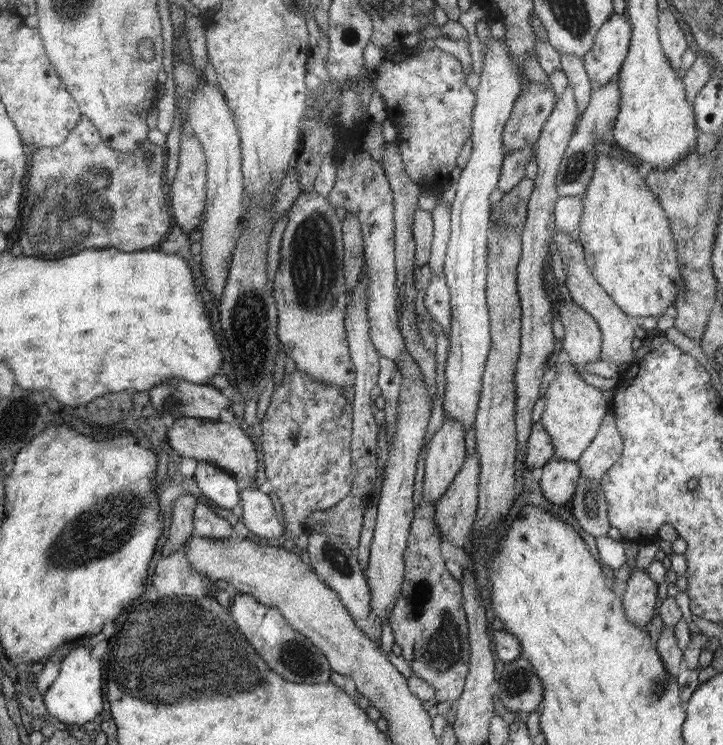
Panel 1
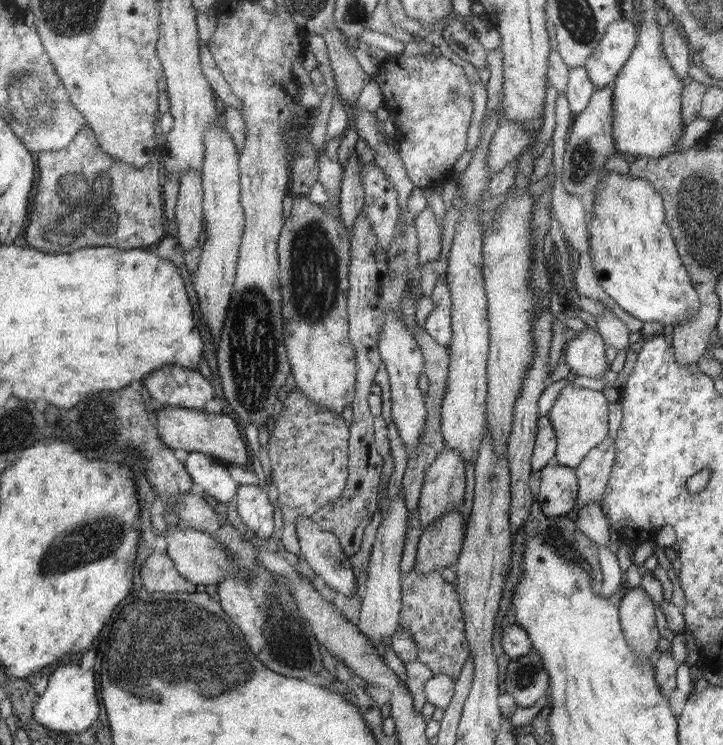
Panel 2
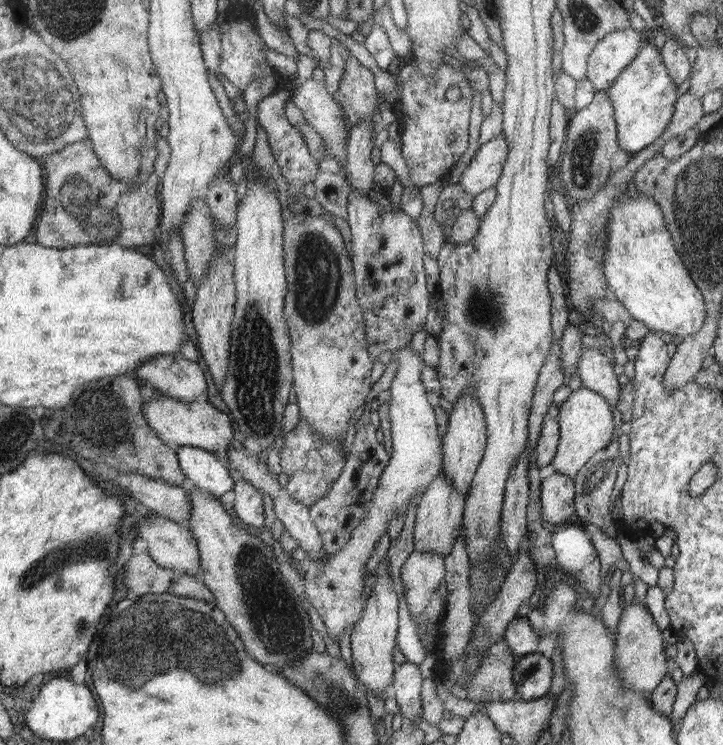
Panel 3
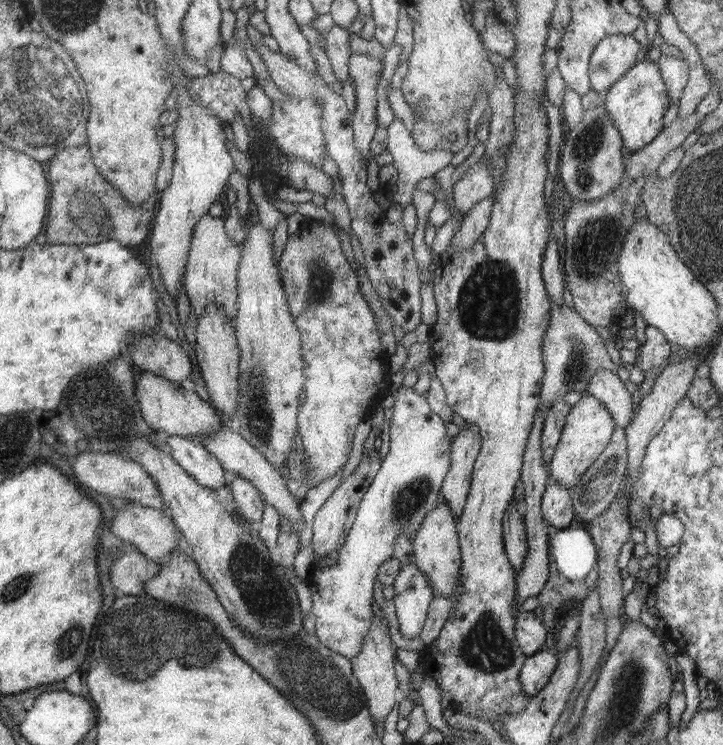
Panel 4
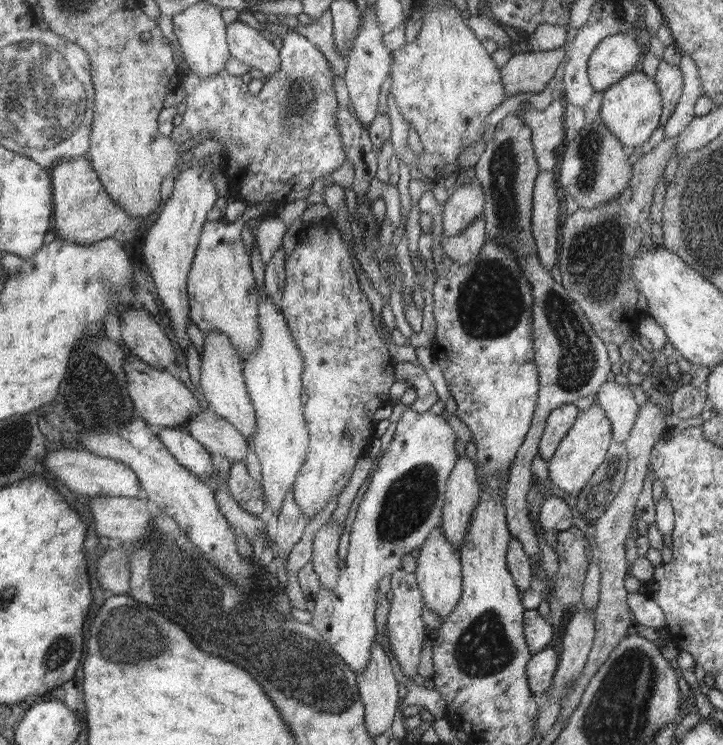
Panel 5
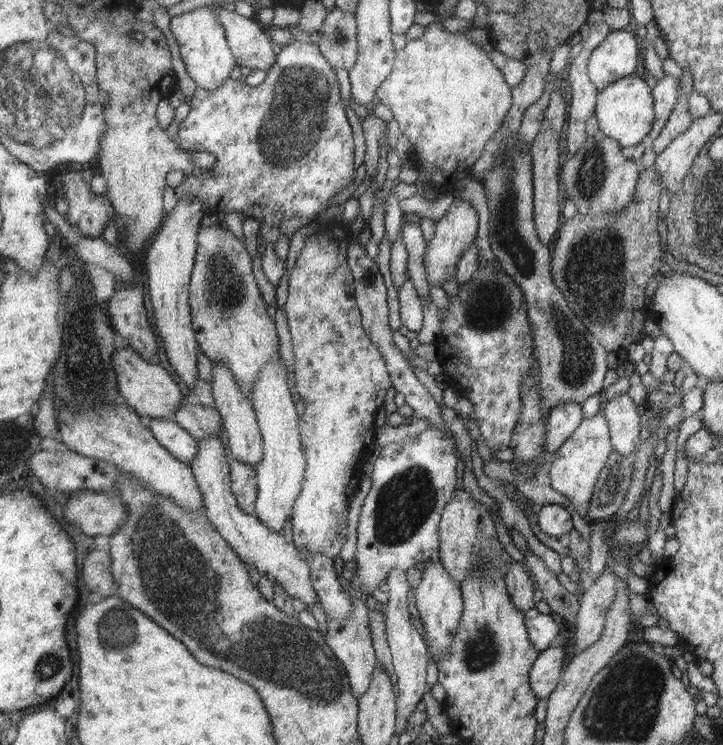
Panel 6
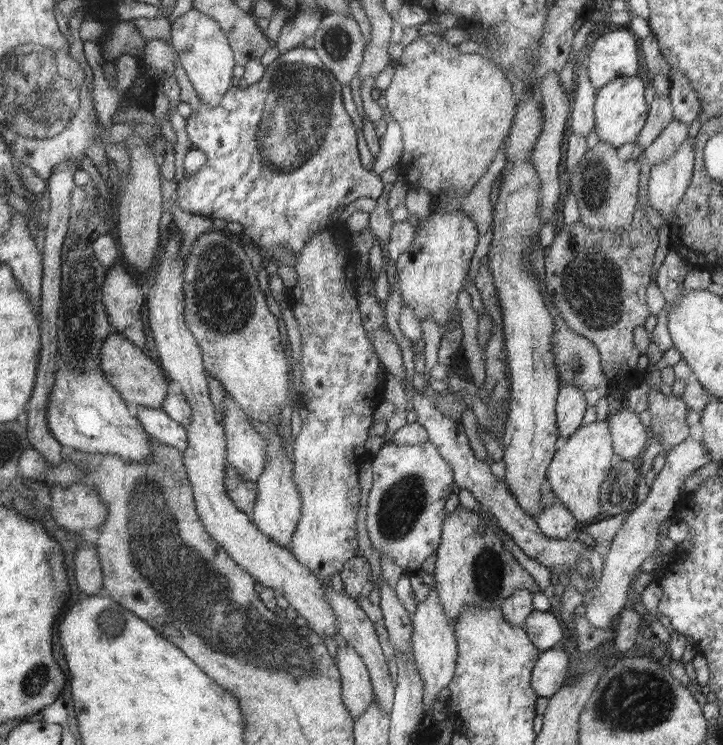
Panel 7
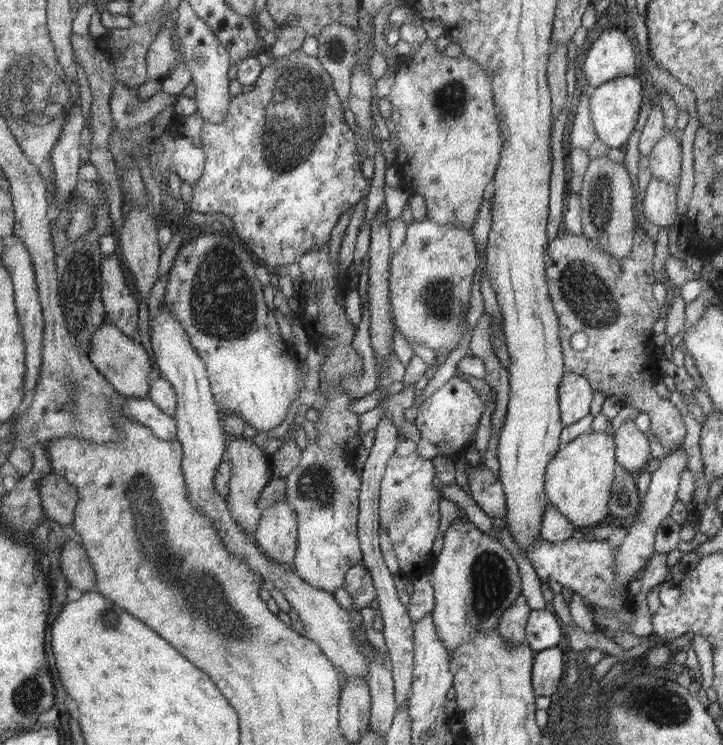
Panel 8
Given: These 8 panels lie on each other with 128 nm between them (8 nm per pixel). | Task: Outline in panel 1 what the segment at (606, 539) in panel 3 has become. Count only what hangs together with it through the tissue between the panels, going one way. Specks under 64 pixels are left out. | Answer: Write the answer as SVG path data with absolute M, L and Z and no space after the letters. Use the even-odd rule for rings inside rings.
M584 476L578 478L571 502L573 515L588 534L594 538L606 535L611 526L608 521L608 503L600 481Z

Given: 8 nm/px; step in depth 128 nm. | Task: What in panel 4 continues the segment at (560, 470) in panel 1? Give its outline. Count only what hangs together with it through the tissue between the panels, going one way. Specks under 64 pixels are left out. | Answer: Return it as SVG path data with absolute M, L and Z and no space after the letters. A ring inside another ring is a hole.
M552 480L546 485L541 500L541 511L544 520L551 524L552 529L566 528L574 520L575 512L570 492L571 489Z

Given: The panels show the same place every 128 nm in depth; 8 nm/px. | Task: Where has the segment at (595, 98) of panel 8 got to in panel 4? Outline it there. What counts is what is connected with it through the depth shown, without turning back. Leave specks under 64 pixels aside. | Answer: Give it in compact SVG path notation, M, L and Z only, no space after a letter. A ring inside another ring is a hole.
M646 57L603 95L604 108L615 126L623 132L624 147L629 151L636 152L647 147L660 135L671 95L668 93L666 82L663 81L662 69L658 63Z

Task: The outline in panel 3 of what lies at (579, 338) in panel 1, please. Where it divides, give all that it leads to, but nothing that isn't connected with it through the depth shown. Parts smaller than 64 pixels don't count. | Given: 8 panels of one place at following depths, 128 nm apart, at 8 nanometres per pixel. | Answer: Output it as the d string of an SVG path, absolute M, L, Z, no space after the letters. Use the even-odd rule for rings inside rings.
M586 347L580 354L577 365L577 378L580 380L580 385L600 393L600 396L605 397L612 405L616 406L618 378L612 370L610 360L606 358L602 350Z

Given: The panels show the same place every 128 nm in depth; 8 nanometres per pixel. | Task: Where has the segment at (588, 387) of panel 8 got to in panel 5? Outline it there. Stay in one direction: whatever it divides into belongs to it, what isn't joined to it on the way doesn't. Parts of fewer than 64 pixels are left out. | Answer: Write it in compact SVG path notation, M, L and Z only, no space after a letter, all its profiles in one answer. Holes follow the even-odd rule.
M574 403L562 405L550 412L539 442L539 454L545 461L552 458L568 431L578 422L579 412Z

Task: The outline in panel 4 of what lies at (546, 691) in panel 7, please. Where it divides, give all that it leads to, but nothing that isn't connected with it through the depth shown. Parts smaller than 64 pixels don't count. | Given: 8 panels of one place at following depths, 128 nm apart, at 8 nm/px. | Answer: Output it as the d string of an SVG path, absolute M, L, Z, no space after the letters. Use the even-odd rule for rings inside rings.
M542 646L536 654L528 656L519 675L528 696L537 696L542 688L547 687L557 667L556 664L559 662L556 662L556 656L550 654L547 646Z

